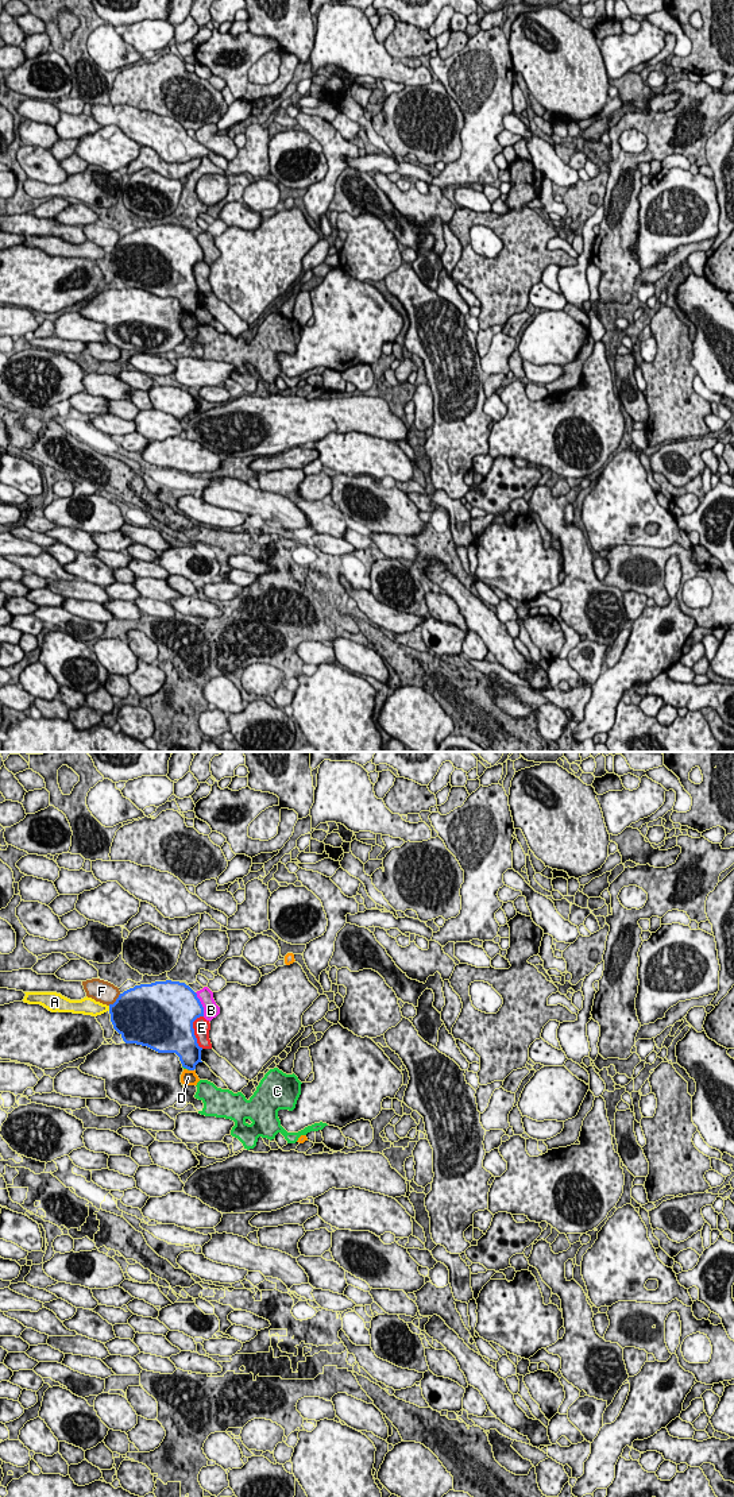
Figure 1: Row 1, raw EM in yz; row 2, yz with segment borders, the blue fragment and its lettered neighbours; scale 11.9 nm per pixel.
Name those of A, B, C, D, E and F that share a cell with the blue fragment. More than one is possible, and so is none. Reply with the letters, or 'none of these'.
none of these

